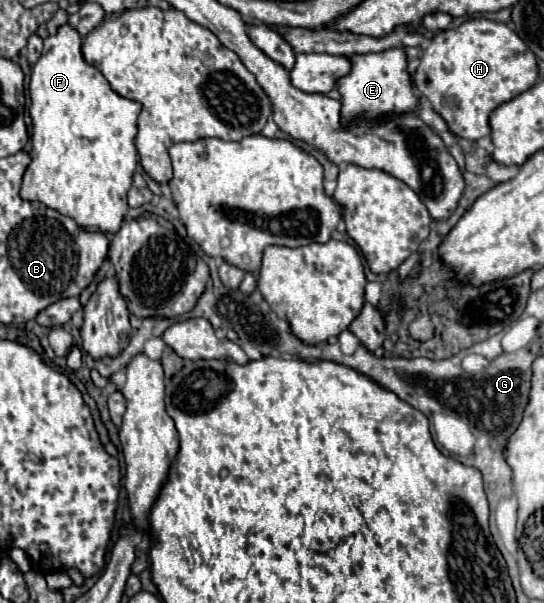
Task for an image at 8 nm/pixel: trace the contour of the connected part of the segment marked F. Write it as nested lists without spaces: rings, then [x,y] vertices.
[[[69,25],[59,27],[57,35],[43,41],[43,53],[31,69],[29,83],[29,115],[31,115],[31,163],[23,175],[21,199],[39,201],[49,209],[59,211],[75,219],[83,231],[91,233],[117,233],[127,205],[127,193],[133,183],[133,173],[137,167],[137,113],[141,105],[119,97],[107,83],[107,79],[81,55],[81,37],[69,29]]]

